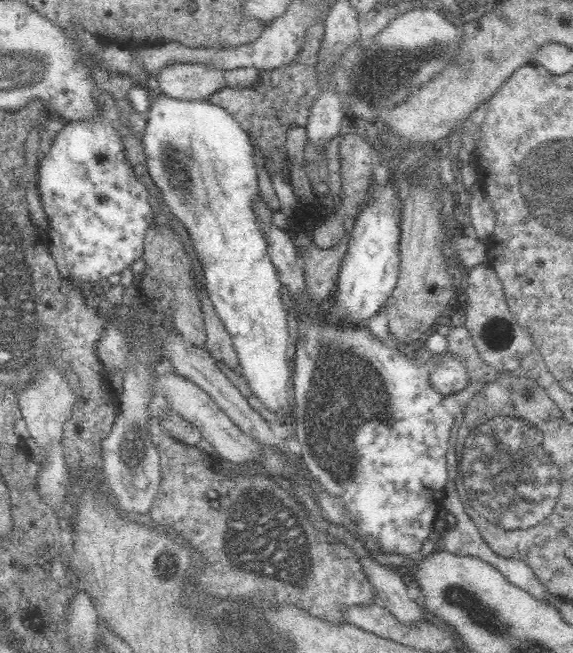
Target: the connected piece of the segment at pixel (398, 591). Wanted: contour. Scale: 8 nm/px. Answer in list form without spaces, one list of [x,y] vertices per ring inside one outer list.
[[[359,556],[359,562],[379,603],[388,608],[402,624],[419,624],[426,621],[427,618],[416,601],[408,597],[401,571],[382,565],[373,557]]]

